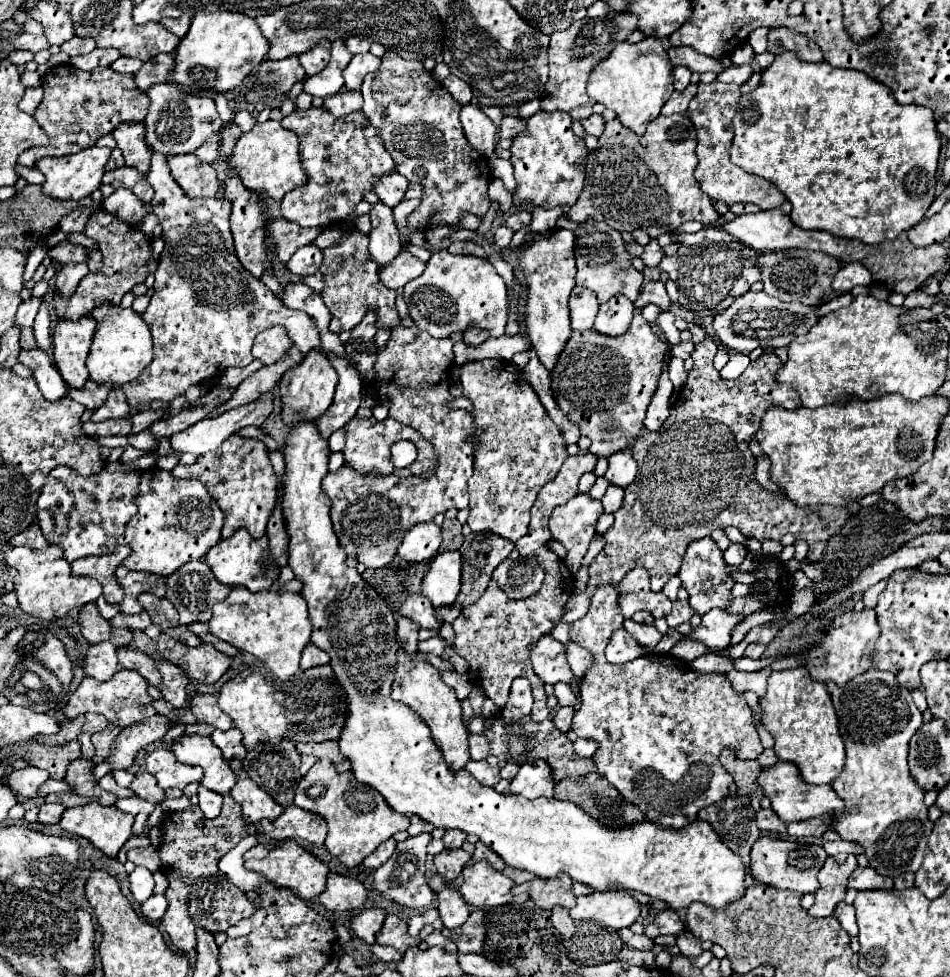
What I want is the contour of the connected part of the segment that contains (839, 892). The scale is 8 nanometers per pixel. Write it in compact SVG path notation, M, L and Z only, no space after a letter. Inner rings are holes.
M828 856L822 870L818 872L820 888L816 892L816 902L808 910L808 914L822 916L822 918L832 916L836 904L842 902L846 896L848 878L856 868L858 868L858 862L854 856L848 856L848 860L842 864L838 864L832 856Z

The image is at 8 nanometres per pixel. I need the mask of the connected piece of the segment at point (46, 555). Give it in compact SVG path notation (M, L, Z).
M14 546L6 552L6 564L16 570L14 578L14 594L18 598L18 606L42 620L54 620L68 614L72 608L82 608L88 602L96 602L102 594L102 586L88 576L74 576L70 562L62 556L60 546L48 546L46 550L32 550Z

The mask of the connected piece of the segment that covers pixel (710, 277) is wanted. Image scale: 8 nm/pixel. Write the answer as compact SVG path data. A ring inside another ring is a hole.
M718 244L708 246L680 246L674 256L660 260L658 268L664 270L670 280L678 286L678 304L686 310L692 310L696 316L706 318L714 316L720 310L726 310L734 298L744 296L750 284L760 280L760 270L754 266L752 256L758 254L752 248L730 246L722 248Z

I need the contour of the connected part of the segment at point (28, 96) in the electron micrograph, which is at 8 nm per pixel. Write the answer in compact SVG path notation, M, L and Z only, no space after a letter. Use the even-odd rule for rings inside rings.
M36 86L36 88L26 88L26 94L24 94L24 98L22 98L22 102L20 102L20 110L24 110L26 114L34 114L36 112L36 108L38 108L38 104L42 102L42 86Z

